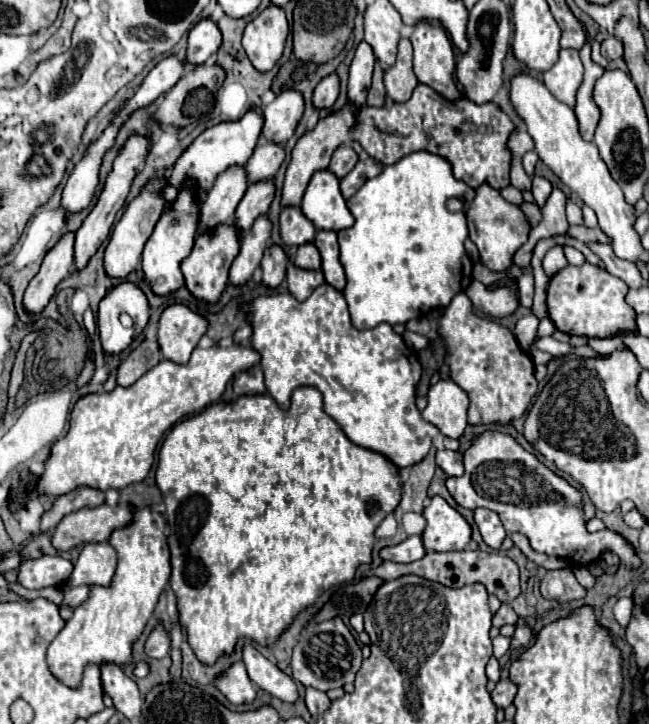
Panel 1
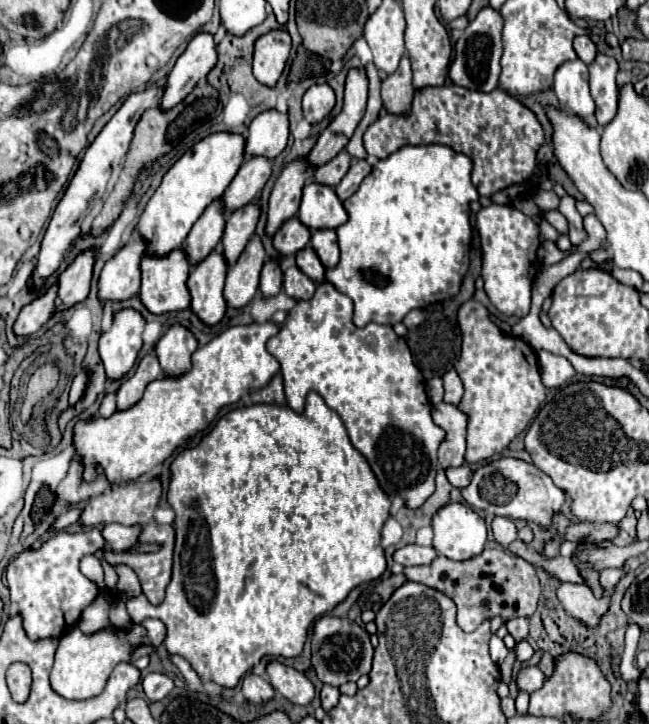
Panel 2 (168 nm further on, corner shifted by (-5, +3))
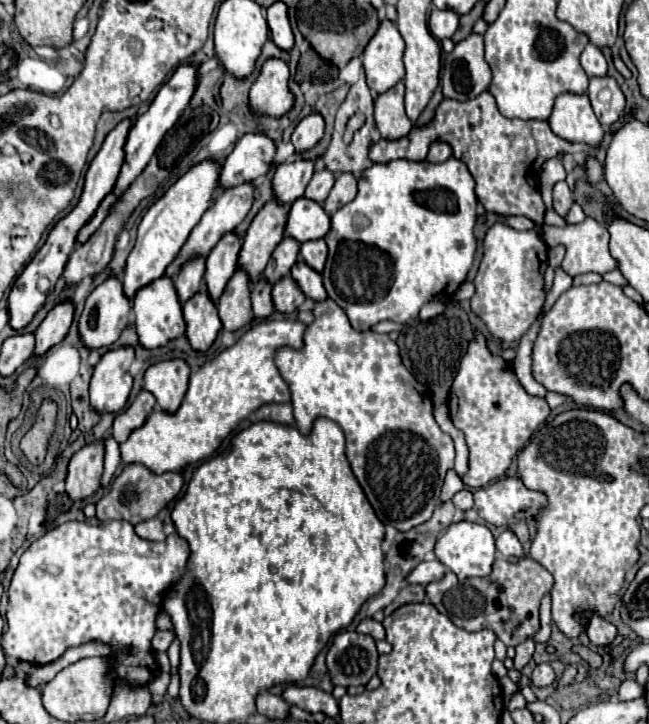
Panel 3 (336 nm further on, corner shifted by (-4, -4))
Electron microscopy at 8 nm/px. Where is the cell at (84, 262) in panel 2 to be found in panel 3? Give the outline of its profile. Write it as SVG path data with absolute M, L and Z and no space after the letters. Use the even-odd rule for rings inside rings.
M70 302L58 304L50 310L50 314L34 332L34 338L36 338L34 356L44 356L52 346L60 344L66 338L72 324L72 316L74 316L74 306Z

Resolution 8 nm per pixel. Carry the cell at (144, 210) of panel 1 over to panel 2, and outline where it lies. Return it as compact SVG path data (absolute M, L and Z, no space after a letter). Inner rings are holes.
M135 231L131 241L105 263L99 277L99 299L129 299L139 293L139 261L145 249L147 241Z

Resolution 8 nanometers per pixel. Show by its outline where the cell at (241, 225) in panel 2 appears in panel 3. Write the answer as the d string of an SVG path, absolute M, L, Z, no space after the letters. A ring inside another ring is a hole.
M234 232L222 236L222 240L212 248L210 256L206 258L206 272L204 272L204 288L210 300L218 300L236 272L238 266L238 252L242 246L242 238Z

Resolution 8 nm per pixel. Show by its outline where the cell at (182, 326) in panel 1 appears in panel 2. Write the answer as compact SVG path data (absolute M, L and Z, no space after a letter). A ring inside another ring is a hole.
M175 323L159 339L155 353L167 375L181 375L191 369L191 357L197 347L199 343L195 335L181 323Z

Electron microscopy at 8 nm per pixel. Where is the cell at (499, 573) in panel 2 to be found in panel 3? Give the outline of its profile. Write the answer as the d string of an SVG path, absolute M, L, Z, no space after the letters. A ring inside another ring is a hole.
M500 558L494 562L490 576L468 578L462 582L448 572L442 580L426 586L426 596L438 612L446 614L456 626L470 632L488 628L494 630L506 646L518 646L522 640L532 638L540 630L540 600L550 594L552 584L554 578L550 572L532 558L522 558L518 564L508 564Z

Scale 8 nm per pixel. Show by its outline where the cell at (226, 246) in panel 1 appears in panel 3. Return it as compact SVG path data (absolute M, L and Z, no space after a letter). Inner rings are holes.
M198 292L184 304L184 322L186 338L198 352L206 352L222 328L216 304L208 298L206 292Z

